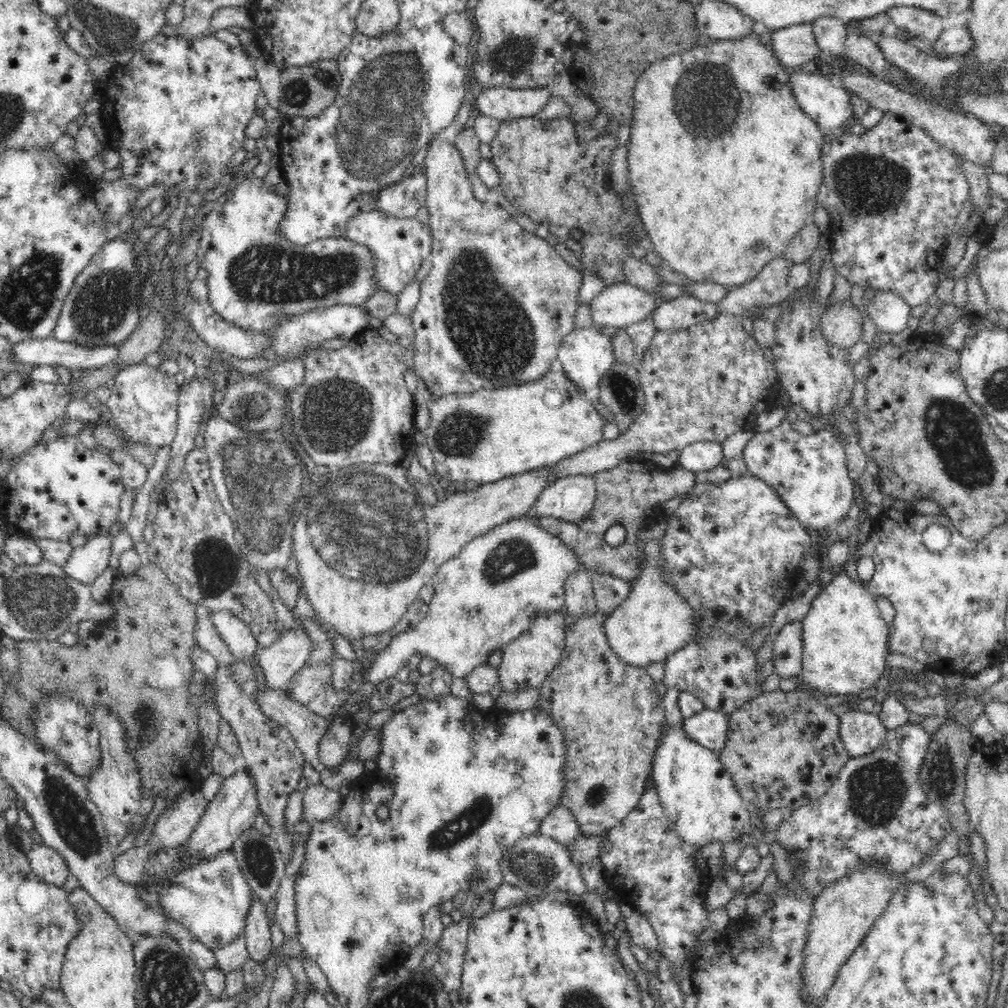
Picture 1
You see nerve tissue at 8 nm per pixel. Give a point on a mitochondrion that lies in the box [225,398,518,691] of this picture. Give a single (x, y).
(367, 524)

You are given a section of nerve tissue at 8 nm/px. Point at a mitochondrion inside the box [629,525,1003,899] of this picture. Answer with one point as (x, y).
(875, 790)

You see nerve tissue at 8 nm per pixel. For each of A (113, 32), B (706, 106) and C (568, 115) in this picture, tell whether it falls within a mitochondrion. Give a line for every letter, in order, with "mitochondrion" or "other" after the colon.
A: mitochondrion
B: mitochondrion
C: other

